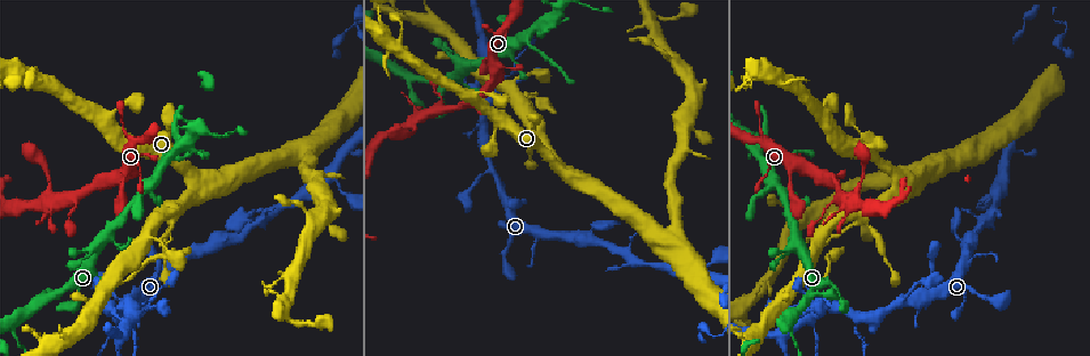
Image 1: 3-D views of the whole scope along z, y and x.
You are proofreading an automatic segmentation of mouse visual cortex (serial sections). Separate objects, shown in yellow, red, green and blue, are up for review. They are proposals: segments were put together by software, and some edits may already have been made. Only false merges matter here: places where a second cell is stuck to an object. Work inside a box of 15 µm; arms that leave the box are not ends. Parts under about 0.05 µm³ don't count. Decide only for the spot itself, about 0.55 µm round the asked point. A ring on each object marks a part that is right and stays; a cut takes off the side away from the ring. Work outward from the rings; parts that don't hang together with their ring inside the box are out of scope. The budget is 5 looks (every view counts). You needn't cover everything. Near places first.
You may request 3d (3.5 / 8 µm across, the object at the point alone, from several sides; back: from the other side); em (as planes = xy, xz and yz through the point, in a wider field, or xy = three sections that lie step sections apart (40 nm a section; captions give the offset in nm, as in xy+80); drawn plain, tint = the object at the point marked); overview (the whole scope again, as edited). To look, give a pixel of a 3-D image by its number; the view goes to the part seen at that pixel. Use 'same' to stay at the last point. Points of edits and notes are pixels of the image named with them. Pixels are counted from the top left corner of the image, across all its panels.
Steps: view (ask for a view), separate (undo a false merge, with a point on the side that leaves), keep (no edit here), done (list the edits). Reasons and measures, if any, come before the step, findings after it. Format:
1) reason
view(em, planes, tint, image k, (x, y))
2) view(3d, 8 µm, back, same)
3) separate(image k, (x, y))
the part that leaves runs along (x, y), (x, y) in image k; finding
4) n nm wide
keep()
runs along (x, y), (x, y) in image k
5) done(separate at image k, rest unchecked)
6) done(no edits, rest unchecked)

abrupt turn
view(3d, 3.5 µm, image 1, (806, 315))

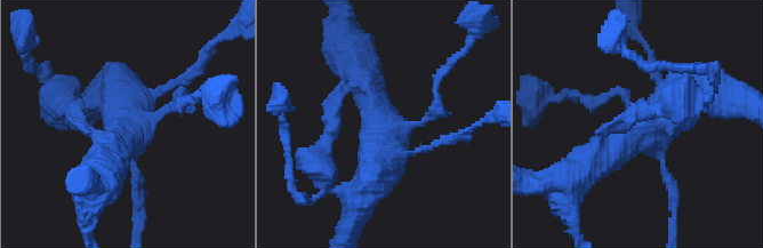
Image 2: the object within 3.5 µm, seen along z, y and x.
view(em, xy, step 2, tint, image 2, (147, 118))

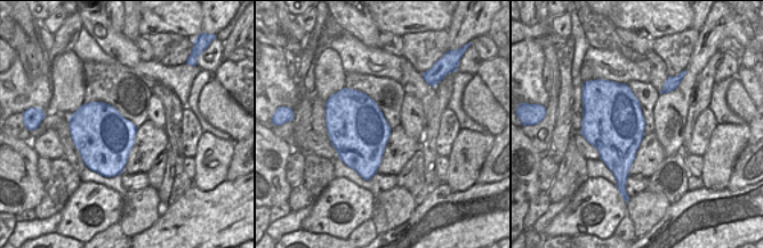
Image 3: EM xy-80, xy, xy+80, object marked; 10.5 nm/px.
keep()
runs along (707, 87), (594, 161) in image 2; all the same cell

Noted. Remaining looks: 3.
narrows sharply
view(3d, 3.5 µm, image 1, (993, 204))

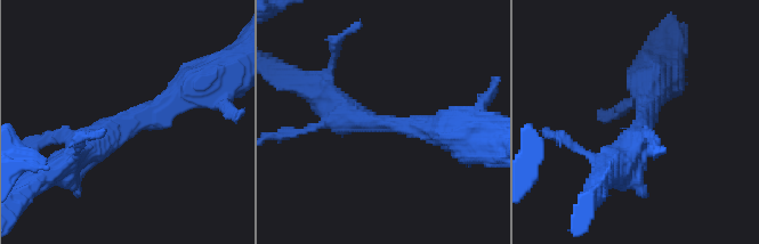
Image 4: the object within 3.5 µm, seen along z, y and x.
now the EM
view(em, xy, step 1, tint, image 4, (394, 125))

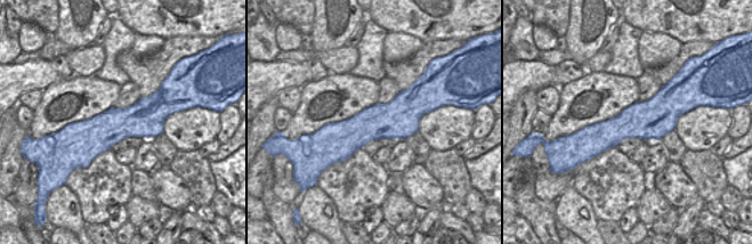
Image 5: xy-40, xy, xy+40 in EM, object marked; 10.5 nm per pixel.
keep()
runs along (167, 111), (106, 129), (70, 129) in image 5; all the same cell

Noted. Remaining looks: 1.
done(no edits, rest unchecked)

